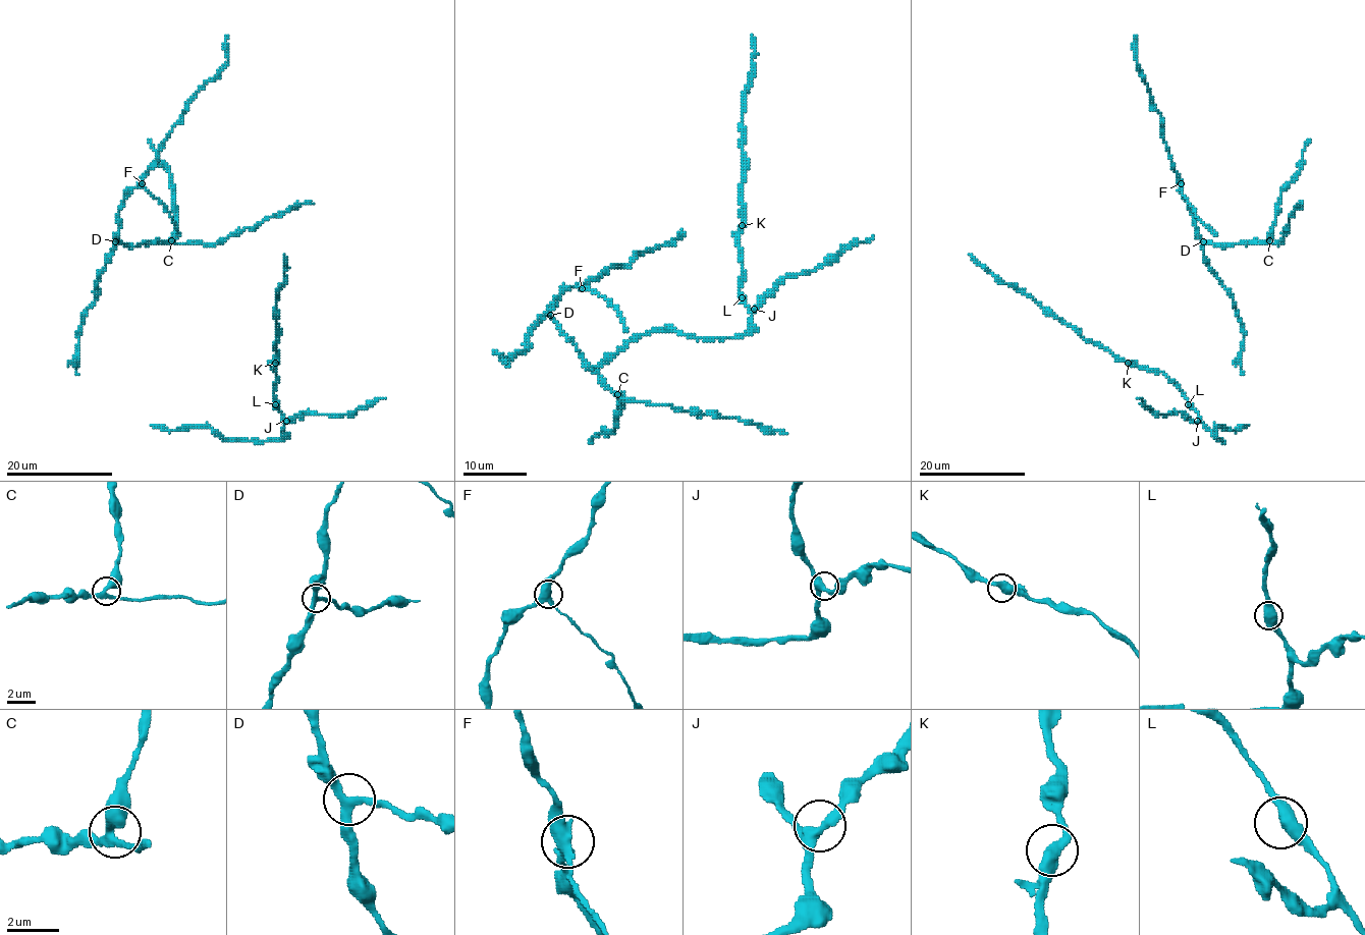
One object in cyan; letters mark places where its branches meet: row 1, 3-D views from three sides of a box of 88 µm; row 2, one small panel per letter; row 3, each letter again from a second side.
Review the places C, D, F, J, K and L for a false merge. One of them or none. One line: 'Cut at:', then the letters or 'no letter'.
Cut at: F

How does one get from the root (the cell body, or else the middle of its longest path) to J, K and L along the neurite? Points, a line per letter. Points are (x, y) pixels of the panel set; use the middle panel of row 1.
J: (593, 369), (630, 341), (664, 329), (675, 329), (705, 338), (740, 338), (751, 324), (754, 309)
K: (593, 369), (630, 341), (664, 329), (705, 338), (740, 338), (751, 324), (751, 312), (740, 292), (742, 225)
L: (593, 369), (630, 341), (664, 329), (675, 329), (705, 338), (740, 338), (751, 324), (751, 310), (742, 297)

